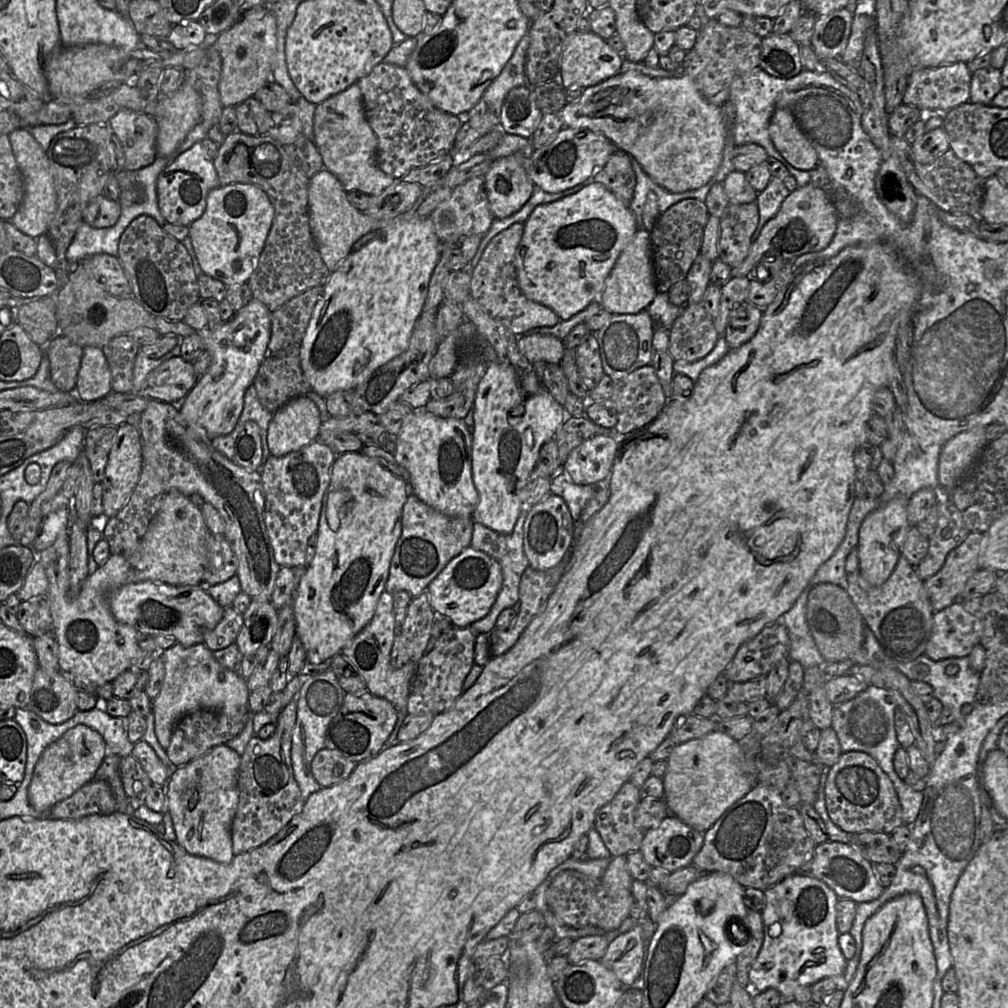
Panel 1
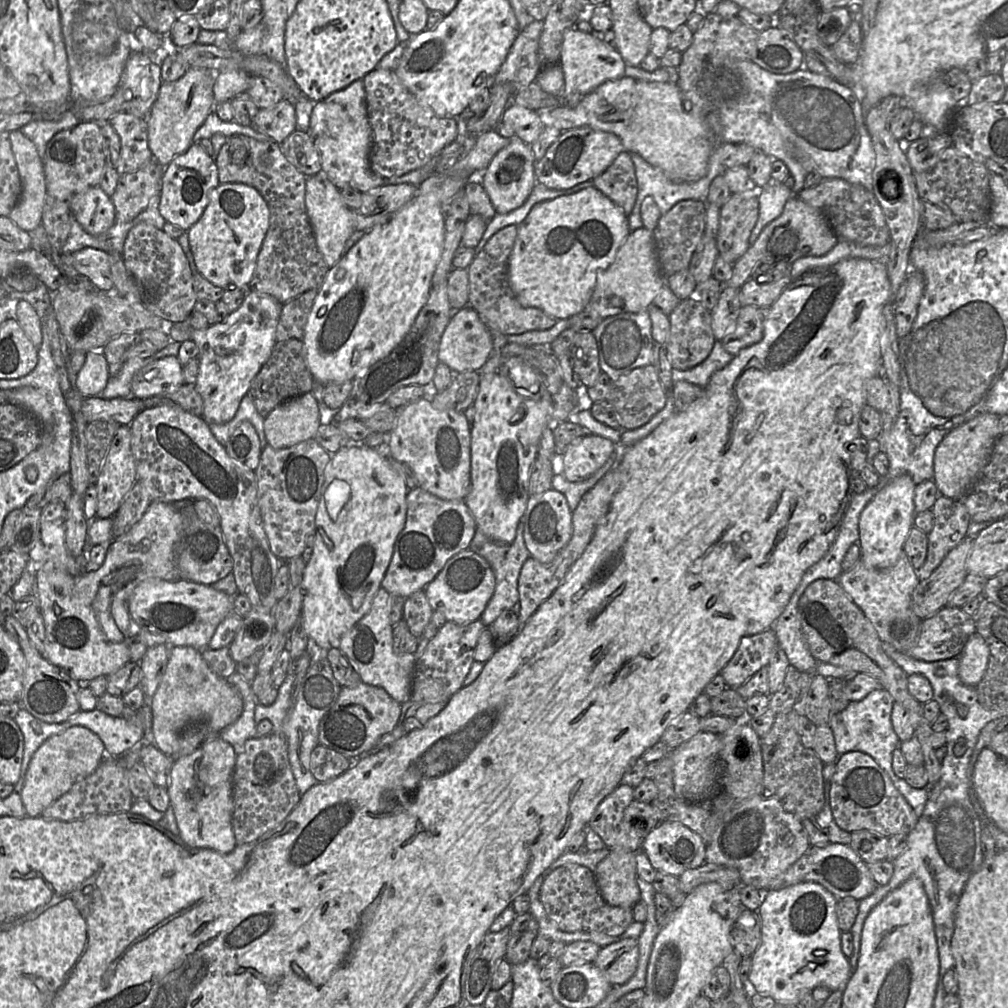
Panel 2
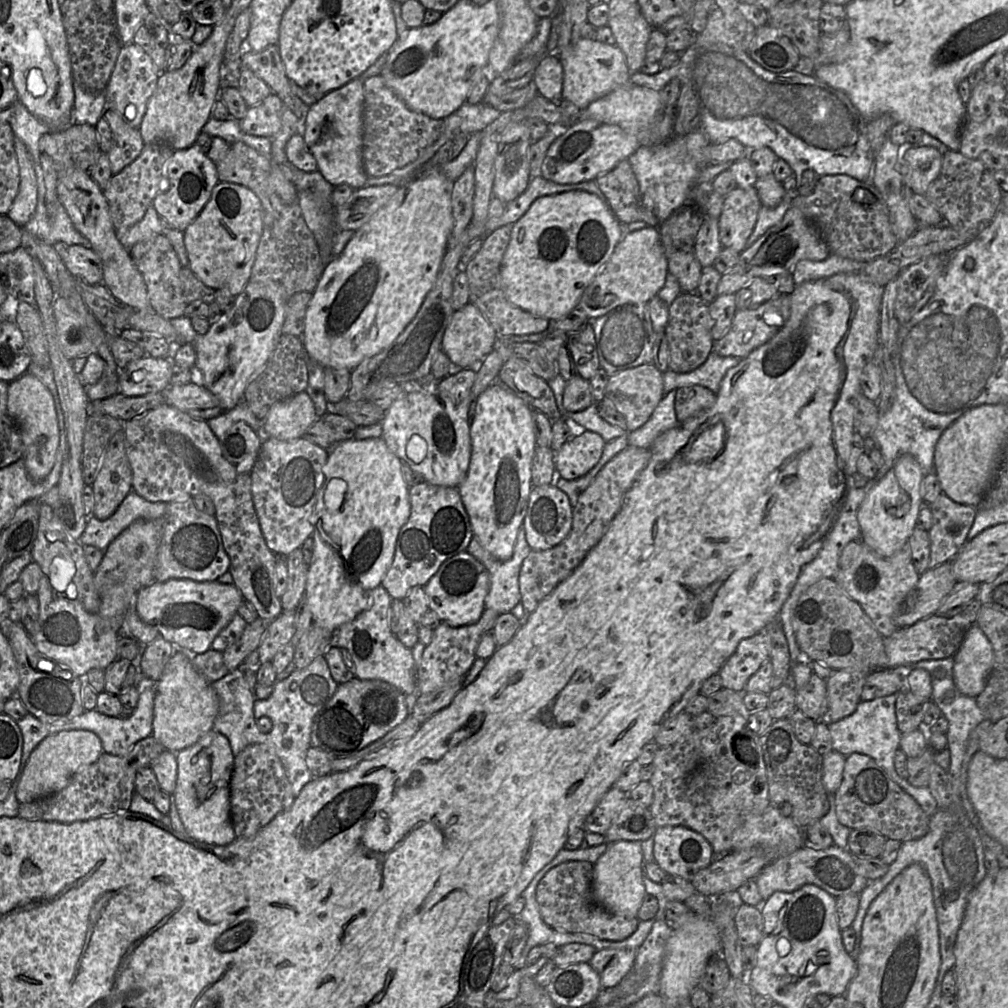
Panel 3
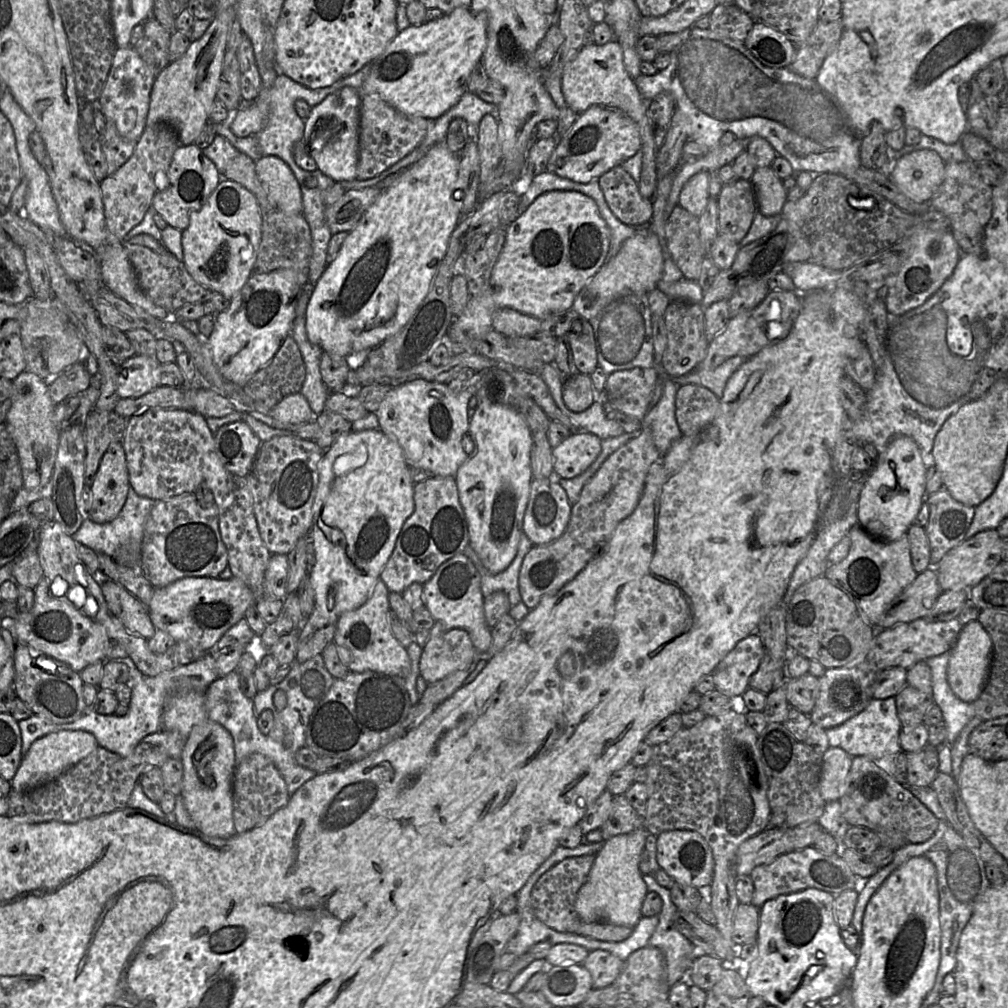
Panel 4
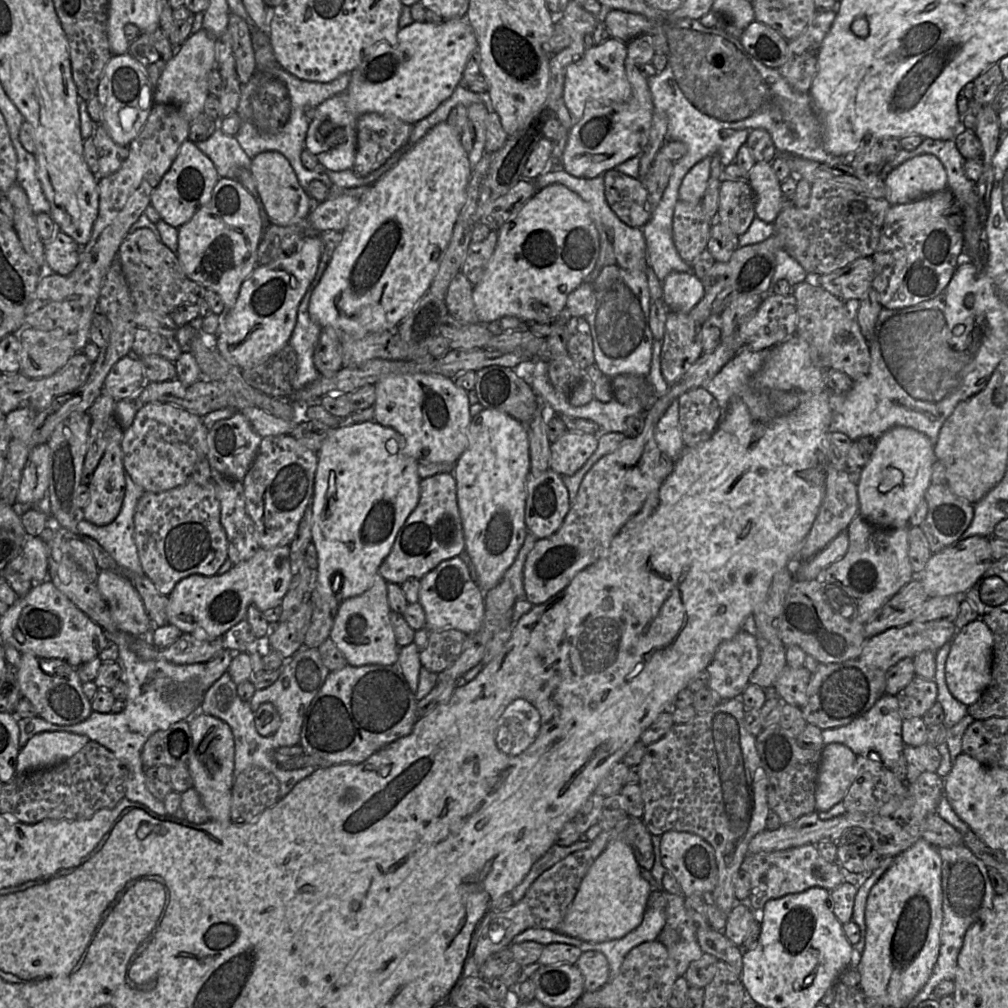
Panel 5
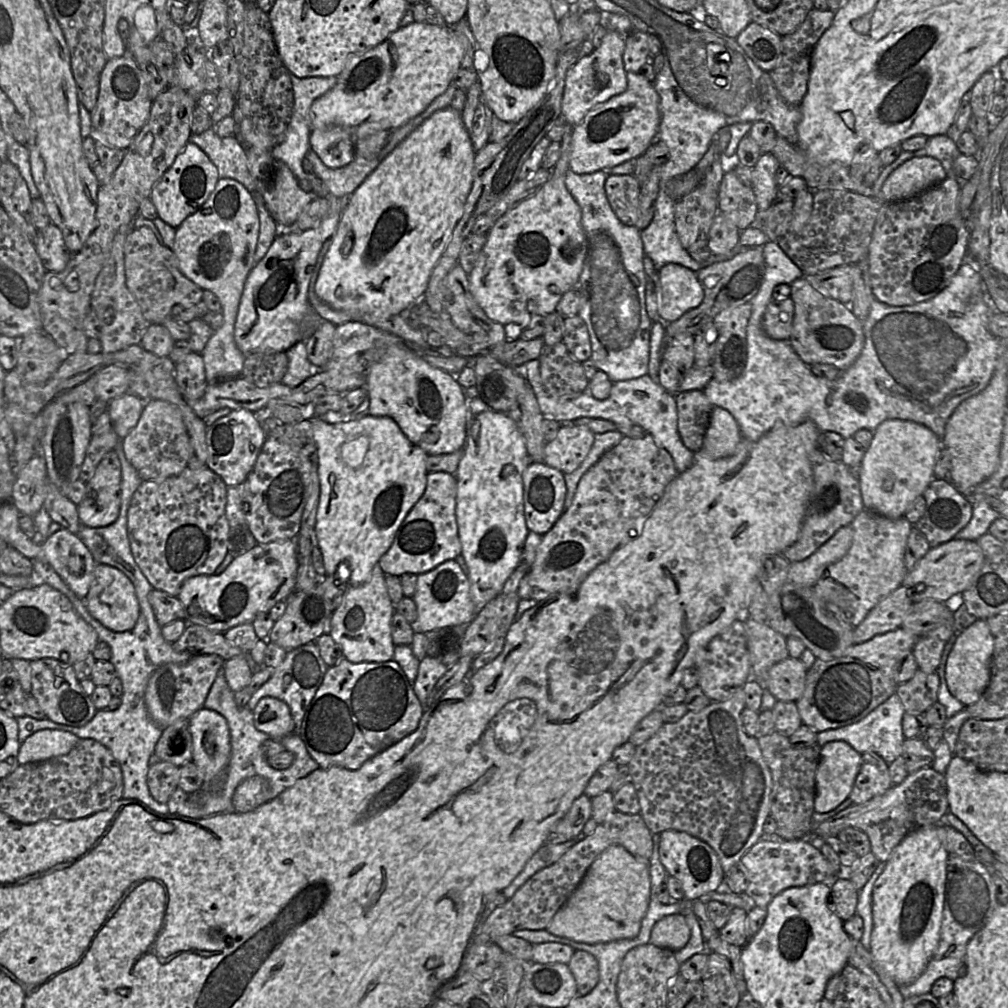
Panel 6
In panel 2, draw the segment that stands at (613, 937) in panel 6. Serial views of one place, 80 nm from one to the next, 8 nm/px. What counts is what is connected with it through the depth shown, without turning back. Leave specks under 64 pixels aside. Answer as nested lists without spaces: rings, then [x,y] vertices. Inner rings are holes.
[[[609,849],[606,858],[600,861],[594,873],[600,894],[604,901],[615,907],[633,908],[641,900],[641,893],[636,882],[636,853],[626,849]]]

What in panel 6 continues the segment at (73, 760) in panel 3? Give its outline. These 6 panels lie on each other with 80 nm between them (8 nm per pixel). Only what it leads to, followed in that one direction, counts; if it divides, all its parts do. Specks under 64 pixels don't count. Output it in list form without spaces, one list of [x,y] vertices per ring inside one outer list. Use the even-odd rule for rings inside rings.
[[[42,729],[20,745],[19,765],[42,762],[68,754],[79,742],[76,735],[62,730]]]

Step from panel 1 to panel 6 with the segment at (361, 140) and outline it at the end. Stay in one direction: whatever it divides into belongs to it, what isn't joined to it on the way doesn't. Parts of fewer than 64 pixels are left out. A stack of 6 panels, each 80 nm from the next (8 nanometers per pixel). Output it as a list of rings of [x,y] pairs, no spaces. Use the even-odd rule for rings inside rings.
[[[342,126],[312,129],[309,145],[329,168],[341,168],[355,158],[353,132]]]

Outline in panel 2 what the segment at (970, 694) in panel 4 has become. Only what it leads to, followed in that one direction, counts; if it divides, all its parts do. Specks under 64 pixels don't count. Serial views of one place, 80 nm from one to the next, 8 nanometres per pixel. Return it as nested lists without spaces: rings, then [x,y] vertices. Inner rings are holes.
[[[978,632],[968,639],[958,658],[960,680],[965,685],[976,687],[983,678],[989,661],[989,647]]]

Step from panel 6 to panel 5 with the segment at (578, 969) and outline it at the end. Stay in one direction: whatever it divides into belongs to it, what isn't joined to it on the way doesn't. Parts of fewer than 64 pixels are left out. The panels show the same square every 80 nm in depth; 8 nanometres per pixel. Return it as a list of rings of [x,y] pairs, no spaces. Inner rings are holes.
[[[582,952],[575,966],[583,976],[585,992],[597,991],[608,982],[609,963],[601,952]]]

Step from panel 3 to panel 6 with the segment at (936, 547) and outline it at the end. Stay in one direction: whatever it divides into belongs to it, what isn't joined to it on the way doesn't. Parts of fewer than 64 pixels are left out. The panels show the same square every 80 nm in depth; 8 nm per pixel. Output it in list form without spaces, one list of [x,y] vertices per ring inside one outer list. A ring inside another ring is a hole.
[[[934,477],[923,495],[926,501],[926,509],[923,516],[914,526],[923,533],[931,548],[954,539],[956,534],[972,518],[972,504],[957,490],[949,479],[938,479]]]

